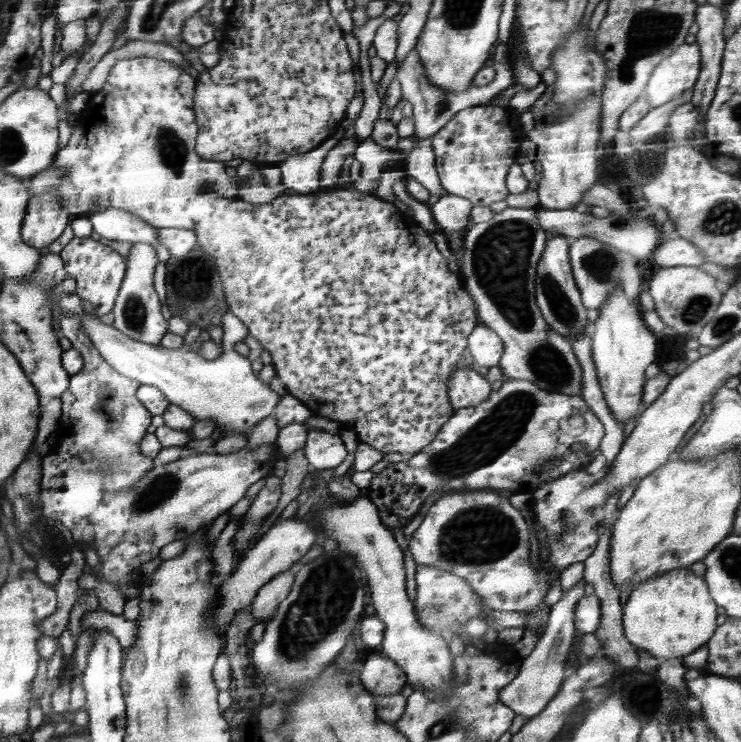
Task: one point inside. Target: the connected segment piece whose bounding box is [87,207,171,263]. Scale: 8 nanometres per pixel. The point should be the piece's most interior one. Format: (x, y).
(115, 224)

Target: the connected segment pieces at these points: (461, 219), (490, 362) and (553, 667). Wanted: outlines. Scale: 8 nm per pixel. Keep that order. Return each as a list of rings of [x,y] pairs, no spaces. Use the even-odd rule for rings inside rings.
[[[456,194],[442,195],[430,207],[436,225],[447,237],[453,232],[463,234],[469,228],[472,210],[473,203]]]
[[[486,325],[477,326],[469,336],[469,351],[473,355],[475,366],[498,366],[500,356],[505,350],[504,340],[497,331]]]
[[[585,580],[577,582],[568,592],[564,592],[557,603],[550,606],[551,611],[547,625],[534,650],[523,659],[516,678],[499,692],[499,703],[501,705],[508,706],[516,714],[525,716],[530,720],[533,716],[540,714],[558,694],[569,672],[567,670],[567,660],[569,652],[571,652],[571,646],[573,646],[573,637],[579,634],[575,628],[574,611],[578,600],[586,595],[584,593],[586,584]]]

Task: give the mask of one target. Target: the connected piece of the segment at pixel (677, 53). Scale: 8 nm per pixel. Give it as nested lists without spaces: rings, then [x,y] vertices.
[[[697,43],[682,45],[657,65],[645,87],[650,106],[656,108],[692,90],[701,73],[701,47]]]

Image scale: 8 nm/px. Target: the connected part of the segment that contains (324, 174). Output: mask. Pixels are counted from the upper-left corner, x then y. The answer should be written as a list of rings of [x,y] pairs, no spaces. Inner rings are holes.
[[[355,135],[348,138],[342,137],[339,143],[328,152],[320,171],[320,190],[332,190],[336,187],[335,182],[338,180],[345,158],[359,145],[356,137]]]

